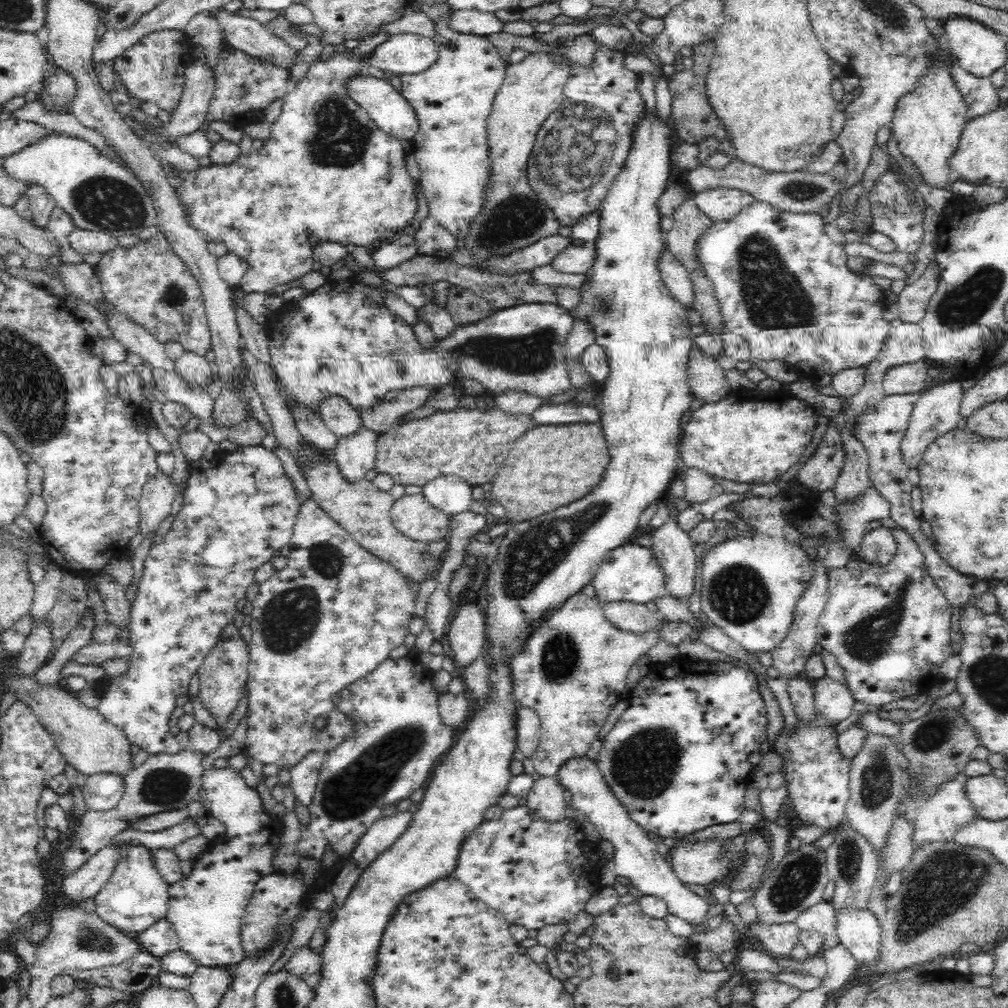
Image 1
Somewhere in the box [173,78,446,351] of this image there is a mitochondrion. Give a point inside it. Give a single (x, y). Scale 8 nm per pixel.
(339, 139)

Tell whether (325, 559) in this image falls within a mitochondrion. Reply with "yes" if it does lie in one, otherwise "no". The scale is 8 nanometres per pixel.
yes

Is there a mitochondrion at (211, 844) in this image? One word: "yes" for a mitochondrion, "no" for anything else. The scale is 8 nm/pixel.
no

